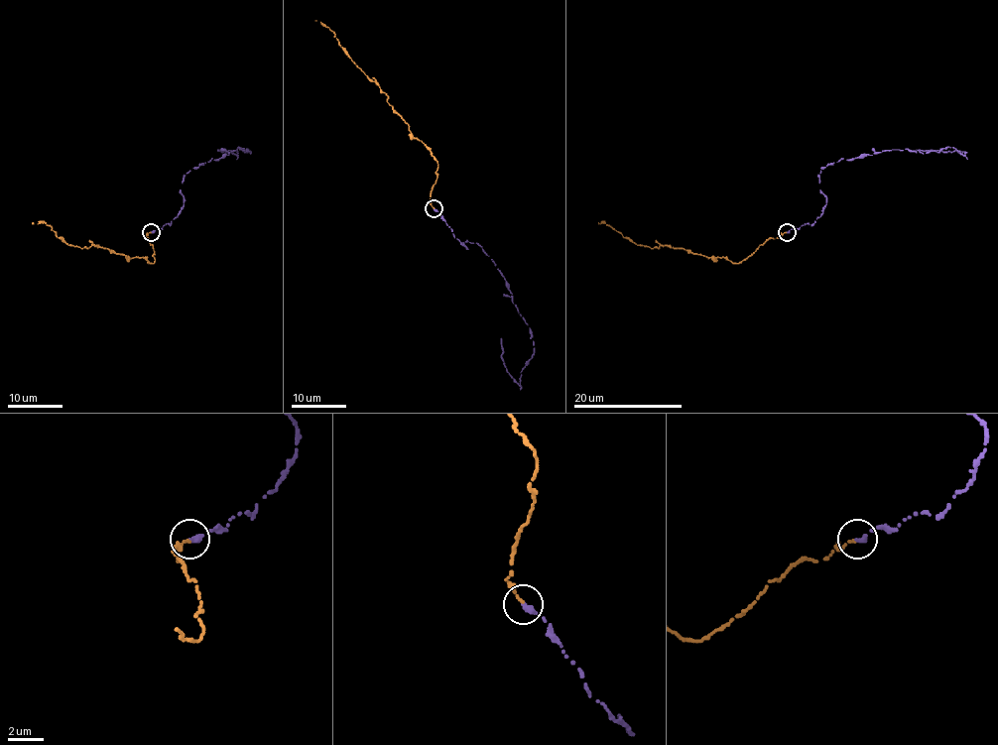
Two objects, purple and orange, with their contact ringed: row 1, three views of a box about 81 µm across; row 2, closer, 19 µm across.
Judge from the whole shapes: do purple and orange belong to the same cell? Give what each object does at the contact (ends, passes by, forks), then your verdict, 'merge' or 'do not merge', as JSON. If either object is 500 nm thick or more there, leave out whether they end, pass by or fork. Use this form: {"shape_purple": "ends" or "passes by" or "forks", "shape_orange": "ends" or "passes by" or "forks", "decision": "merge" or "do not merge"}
{"shape_purple": "ends", "shape_orange": "ends", "decision": "merge"}

